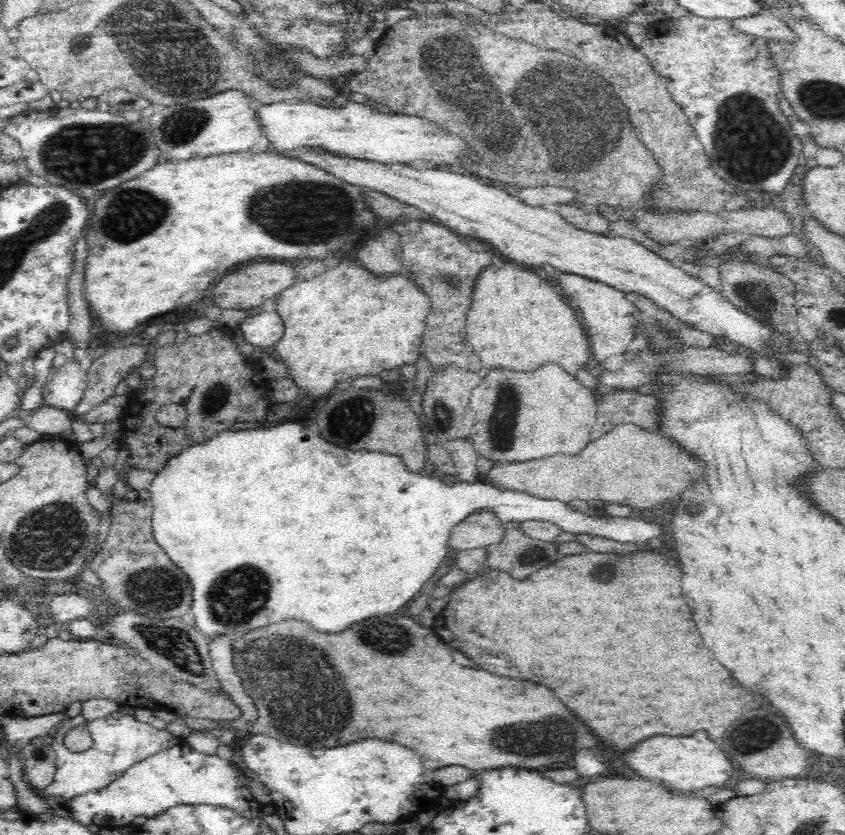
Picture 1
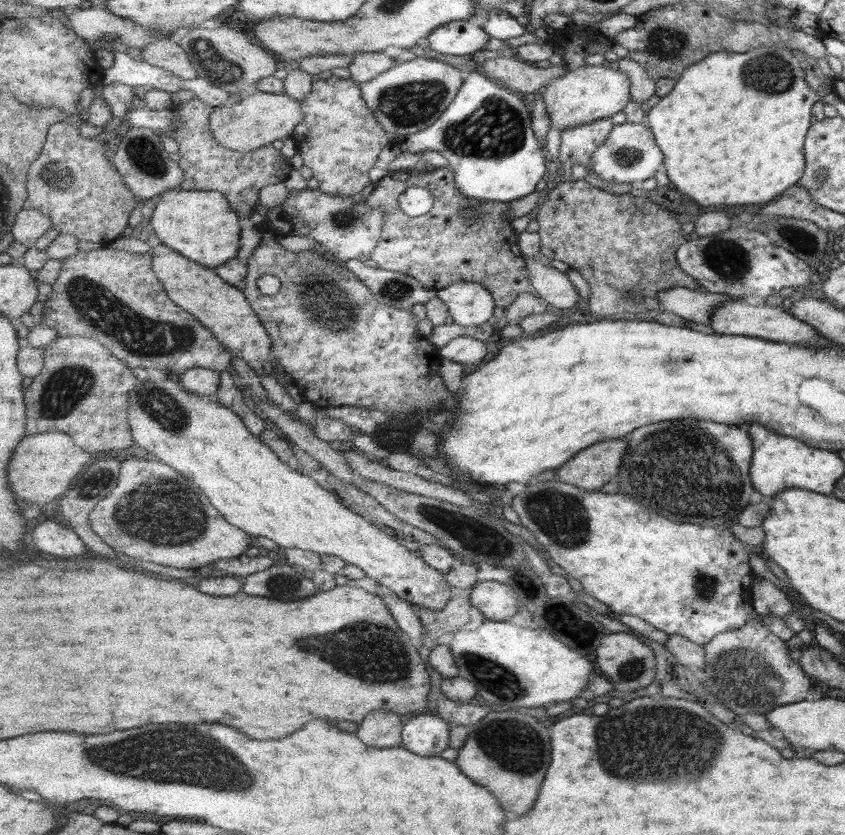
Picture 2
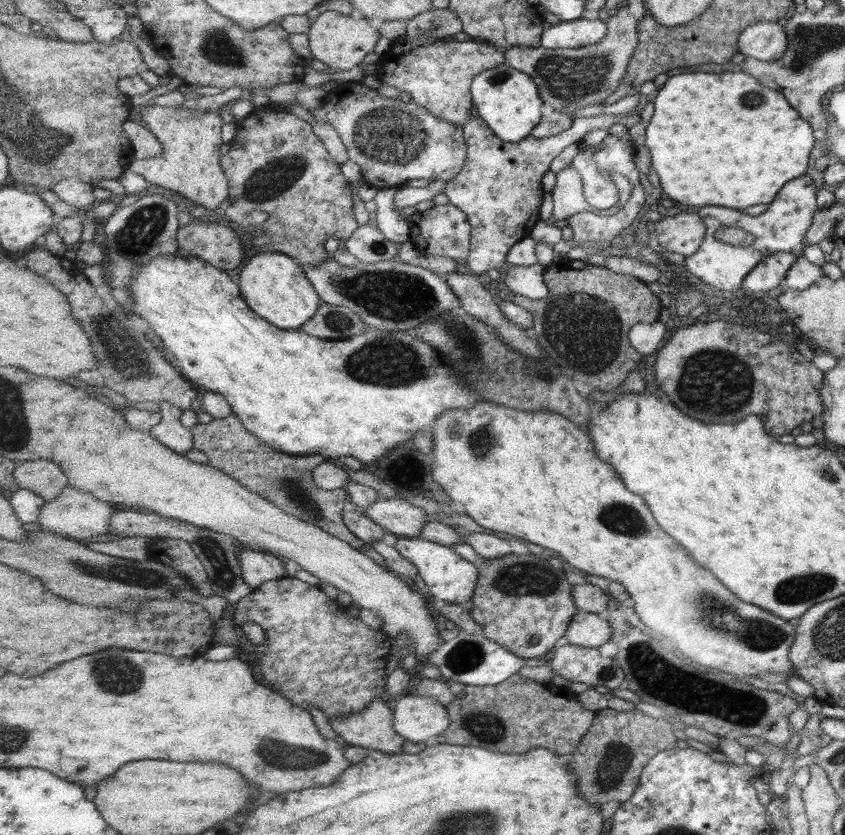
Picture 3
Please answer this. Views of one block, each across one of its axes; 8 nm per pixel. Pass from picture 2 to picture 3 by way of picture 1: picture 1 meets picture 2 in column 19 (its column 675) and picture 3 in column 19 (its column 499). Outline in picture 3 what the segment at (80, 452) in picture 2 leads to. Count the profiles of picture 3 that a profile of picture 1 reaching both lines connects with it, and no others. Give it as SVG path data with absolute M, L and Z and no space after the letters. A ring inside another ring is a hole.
M37 459L20 462L14 473L20 488L38 493L47 502L57 499L70 480L62 466L52 460Z

